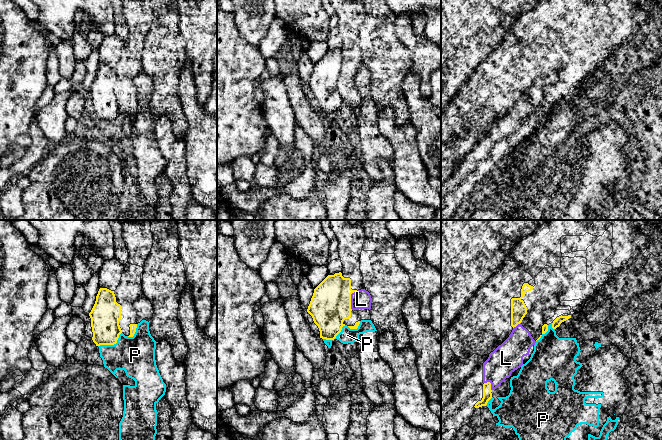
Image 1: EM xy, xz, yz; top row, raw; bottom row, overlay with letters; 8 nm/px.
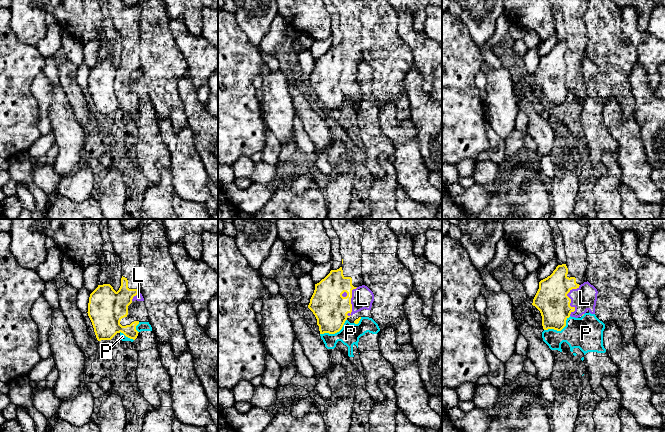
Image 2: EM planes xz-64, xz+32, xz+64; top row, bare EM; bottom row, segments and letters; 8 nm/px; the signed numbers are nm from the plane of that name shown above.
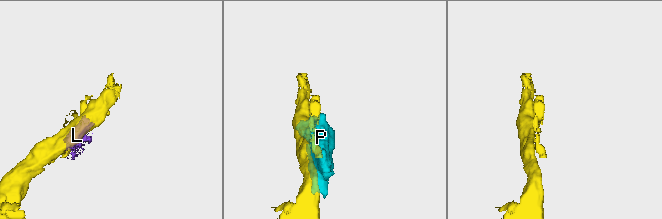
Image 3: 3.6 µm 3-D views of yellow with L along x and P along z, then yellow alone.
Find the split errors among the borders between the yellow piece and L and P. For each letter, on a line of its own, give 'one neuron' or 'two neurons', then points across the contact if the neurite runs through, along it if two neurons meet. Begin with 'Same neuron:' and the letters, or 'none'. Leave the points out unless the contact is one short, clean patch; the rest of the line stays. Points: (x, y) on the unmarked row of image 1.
Same neuron: none
L: two neurons
P: two neurons

